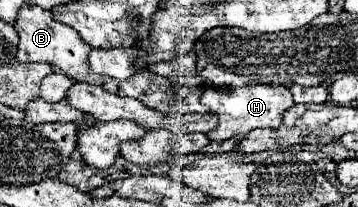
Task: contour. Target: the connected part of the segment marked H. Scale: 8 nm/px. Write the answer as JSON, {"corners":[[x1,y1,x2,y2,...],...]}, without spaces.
{"corners":[[245,86,235,90,207,88,201,102,207,104,218,118,217,128,207,134,212,141,223,141,239,134,243,136,255,128,277,129,282,123,283,114,293,106,291,92,285,86]]}

